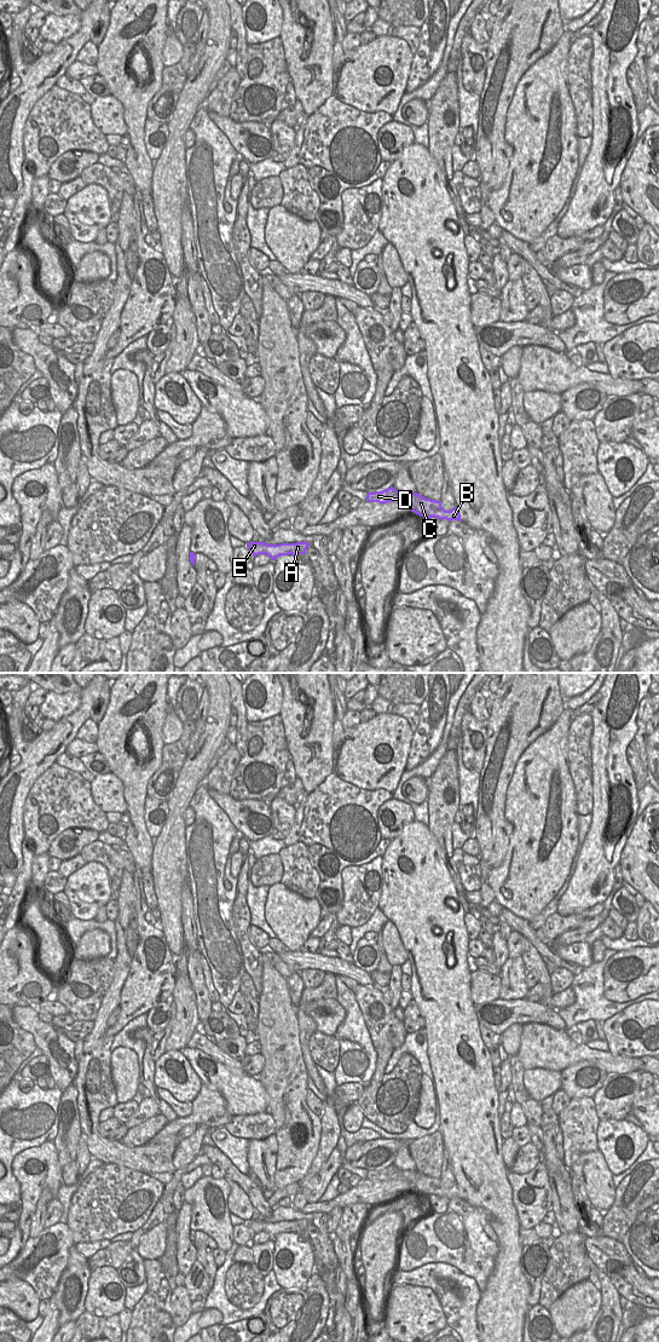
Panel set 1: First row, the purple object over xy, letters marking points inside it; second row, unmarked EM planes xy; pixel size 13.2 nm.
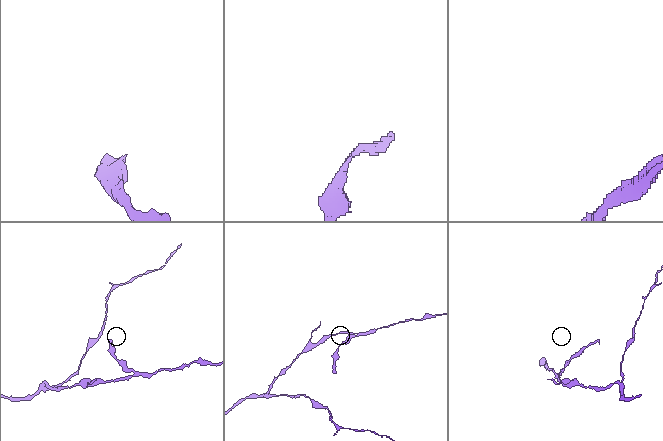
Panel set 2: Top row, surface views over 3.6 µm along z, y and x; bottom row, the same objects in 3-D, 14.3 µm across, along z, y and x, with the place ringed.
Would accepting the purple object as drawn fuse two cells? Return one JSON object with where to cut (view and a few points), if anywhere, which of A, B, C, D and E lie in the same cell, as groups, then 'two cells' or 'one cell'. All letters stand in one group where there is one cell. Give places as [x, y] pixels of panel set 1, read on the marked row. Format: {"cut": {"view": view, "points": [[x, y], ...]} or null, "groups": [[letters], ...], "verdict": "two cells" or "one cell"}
{"cut": {"view": "xy", "points": [[418, 494], [412, 511]]}, "groups": [["A", "B", "C", "E"], ["D"]], "verdict": "two cells"}

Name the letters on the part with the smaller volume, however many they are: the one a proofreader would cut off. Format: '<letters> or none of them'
D

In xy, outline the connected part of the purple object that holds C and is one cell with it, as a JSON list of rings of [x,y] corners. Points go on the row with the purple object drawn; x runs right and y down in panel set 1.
[[[418,494],[418,496],[415,500],[415,509],[414,513],[429,519],[432,517],[438,519],[446,519],[449,522],[451,520],[461,520],[461,514],[457,507],[452,508],[451,511],[445,511],[441,507],[440,501],[426,499]]]

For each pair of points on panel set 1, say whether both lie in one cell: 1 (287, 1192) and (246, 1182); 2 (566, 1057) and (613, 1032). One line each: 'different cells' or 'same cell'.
1: different cells
2: different cells

